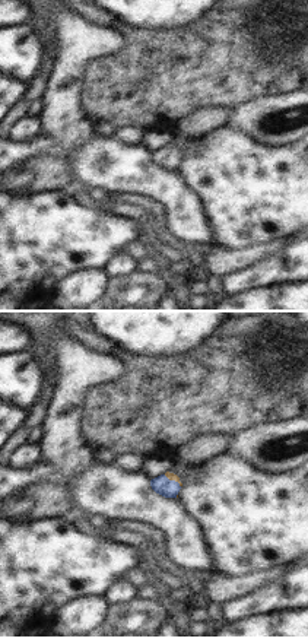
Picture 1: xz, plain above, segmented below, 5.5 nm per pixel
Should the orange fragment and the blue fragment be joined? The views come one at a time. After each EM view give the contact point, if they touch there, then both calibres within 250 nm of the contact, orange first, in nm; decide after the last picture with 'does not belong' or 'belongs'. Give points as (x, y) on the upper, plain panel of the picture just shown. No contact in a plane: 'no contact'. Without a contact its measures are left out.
(172, 152) | 50/100 nm

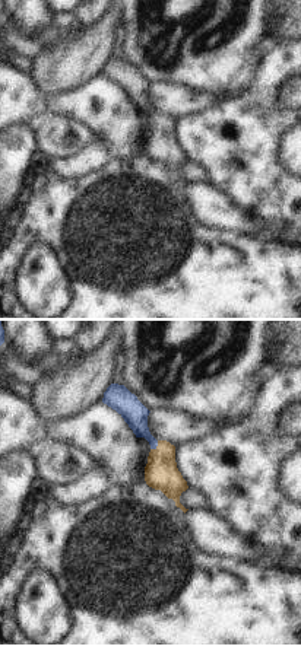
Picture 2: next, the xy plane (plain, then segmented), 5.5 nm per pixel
(157, 120) | 190/140 nm

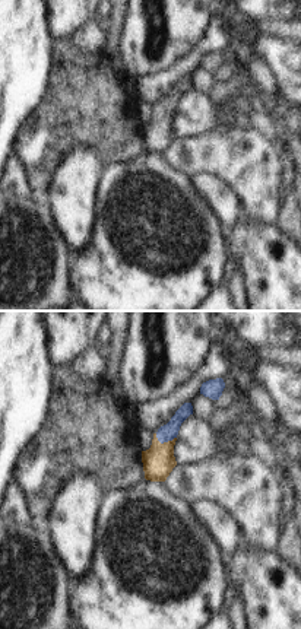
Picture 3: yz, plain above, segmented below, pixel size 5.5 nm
(164, 116) | 180/90 nm

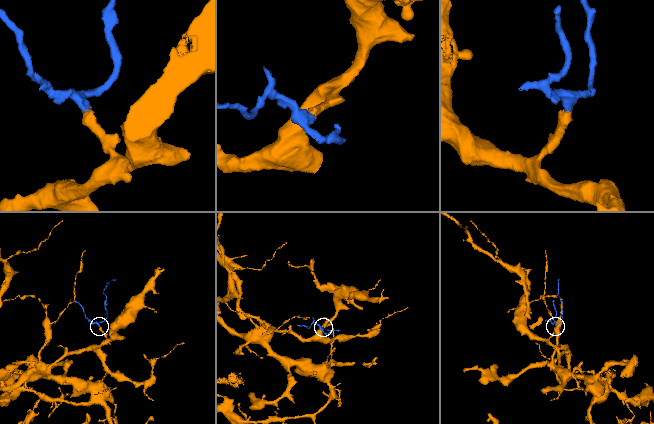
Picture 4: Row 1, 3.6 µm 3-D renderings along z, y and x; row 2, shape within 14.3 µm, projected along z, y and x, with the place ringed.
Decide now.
belongs

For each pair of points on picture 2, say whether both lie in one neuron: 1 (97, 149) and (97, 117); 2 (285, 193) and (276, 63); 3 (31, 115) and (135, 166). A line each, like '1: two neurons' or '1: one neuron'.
1: two neurons
2: one neuron
3: two neurons

